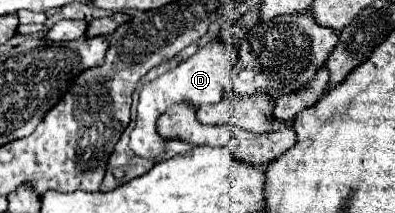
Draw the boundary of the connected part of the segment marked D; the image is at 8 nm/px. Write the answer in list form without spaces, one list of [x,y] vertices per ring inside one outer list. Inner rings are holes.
[[[215,40],[215,42],[209,42],[207,46],[203,46],[199,52],[195,52],[189,60],[181,62],[177,68],[165,72],[157,80],[145,84],[139,94],[137,124],[135,124],[135,128],[131,132],[131,140],[129,140],[131,150],[141,158],[157,162],[157,158],[165,152],[165,146],[171,142],[169,138],[163,138],[159,134],[159,128],[157,128],[159,116],[165,114],[171,106],[181,104],[181,102],[187,102],[195,108],[199,108],[203,104],[219,104],[225,96],[221,80],[227,76],[227,72],[231,70],[231,66],[235,62],[237,62],[237,48]],[[229,48],[233,48],[233,52]]]

